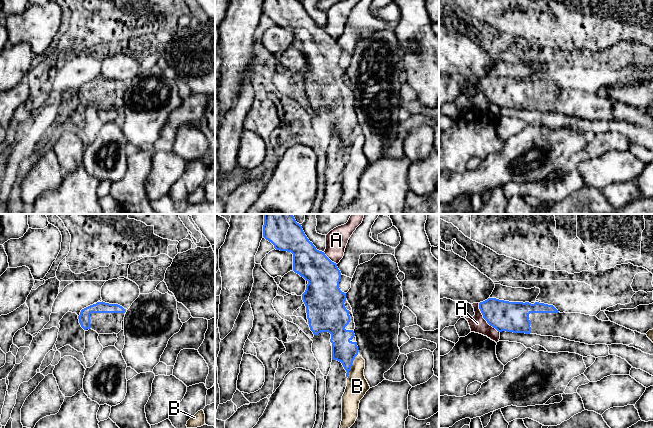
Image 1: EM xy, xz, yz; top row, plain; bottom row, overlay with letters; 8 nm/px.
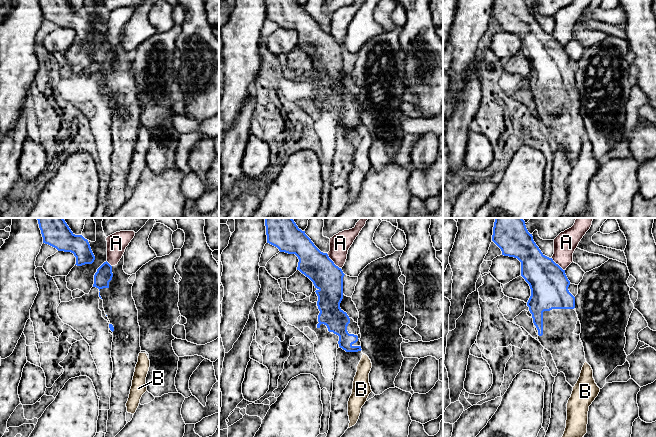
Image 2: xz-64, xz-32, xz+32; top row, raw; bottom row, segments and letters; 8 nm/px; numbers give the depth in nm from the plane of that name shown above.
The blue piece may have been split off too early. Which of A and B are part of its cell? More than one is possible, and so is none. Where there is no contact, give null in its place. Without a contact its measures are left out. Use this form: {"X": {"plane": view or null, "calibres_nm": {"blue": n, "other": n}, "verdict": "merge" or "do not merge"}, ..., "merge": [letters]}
{"A": {"plane": "yz", "calibres_nm": {"blue": 240, "other": 140}, "verdict": "do not merge"}, "B": {"plane": "xz", "calibres_nm": {"blue": 190, "other": 170}, "verdict": "do not merge"}, "merge": []}

